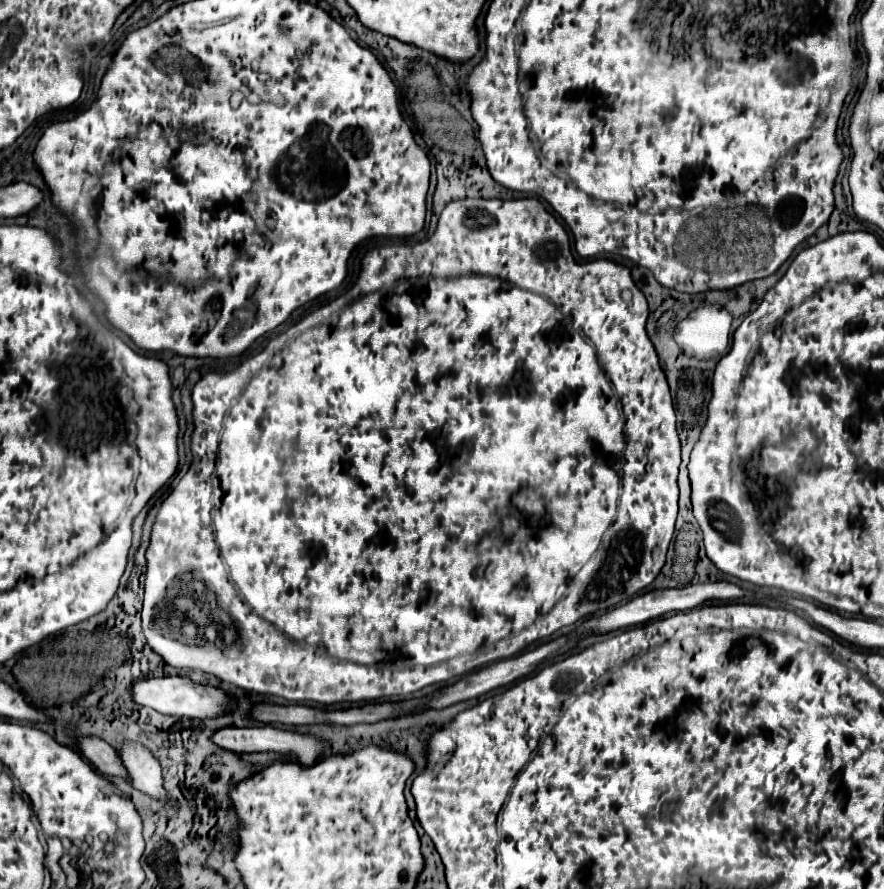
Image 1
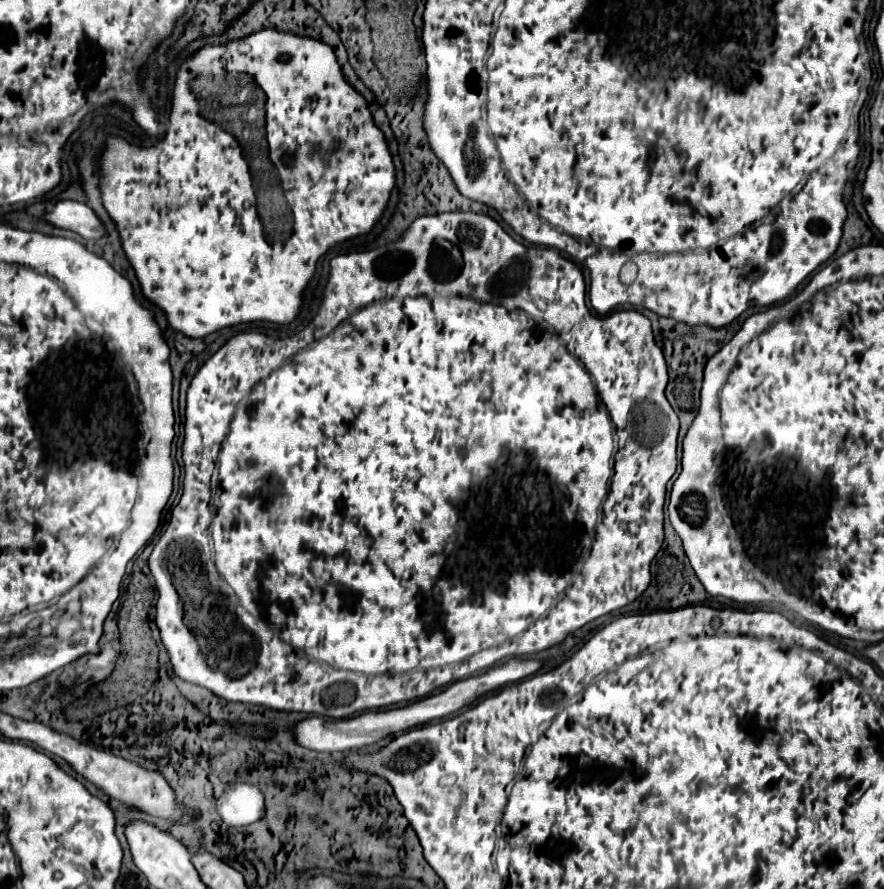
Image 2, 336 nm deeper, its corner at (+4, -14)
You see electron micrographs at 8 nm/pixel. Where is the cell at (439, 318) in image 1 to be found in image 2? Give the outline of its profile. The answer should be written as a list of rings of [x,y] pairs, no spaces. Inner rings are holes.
[[[438,213],[438,215],[424,215],[418,217],[410,229],[404,233],[404,237],[388,247],[364,251],[364,253],[348,253],[338,255],[330,261],[330,279],[324,291],[324,301],[318,311],[318,315],[312,319],[310,327],[306,327],[302,333],[288,338],[273,338],[260,333],[243,332],[228,339],[216,355],[212,355],[204,367],[194,375],[190,387],[188,387],[188,405],[186,405],[186,425],[184,425],[184,445],[182,445],[182,457],[184,457],[184,493],[180,497],[180,503],[172,509],[170,523],[166,531],[160,535],[158,543],[154,545],[152,555],[148,557],[148,567],[150,573],[156,581],[158,589],[158,603],[156,603],[156,625],[160,629],[160,639],[162,645],[166,647],[170,655],[170,663],[174,667],[174,673],[188,683],[206,687],[214,695],[232,701],[232,703],[252,703],[252,705],[262,705],[278,711],[300,711],[300,713],[310,713],[310,715],[324,715],[332,719],[348,717],[364,709],[376,709],[376,707],[388,707],[394,703],[408,703],[416,701],[416,697],[426,697],[454,681],[466,679],[479,673],[489,670],[507,659],[513,657],[525,657],[544,651],[560,641],[564,637],[586,623],[616,611],[620,607],[626,607],[628,603],[636,601],[646,587],[650,585],[650,563],[656,557],[656,553],[662,549],[664,543],[664,497],[666,497],[666,483],[670,477],[676,473],[676,439],[678,439],[678,415],[674,413],[672,405],[668,403],[664,389],[668,383],[668,371],[666,371],[666,361],[660,351],[660,347],[654,343],[652,337],[652,325],[650,319],[644,317],[642,313],[630,309],[630,311],[616,311],[612,315],[596,315],[586,307],[584,299],[584,275],[580,267],[568,259],[564,259],[558,251],[548,249],[548,247],[526,247],[518,243],[508,231],[492,217],[482,215],[482,213]],[[612,439],[618,439],[618,453],[614,457],[614,473],[610,469],[610,457],[612,457]],[[218,465],[218,481],[216,487],[212,487],[212,475]],[[588,533],[594,537],[592,549],[590,549],[590,565],[582,565],[580,579],[576,579],[576,549],[580,547],[578,535]],[[556,573],[570,573],[574,575],[572,587],[564,591],[564,599],[556,601],[556,587],[554,587],[554,575]],[[224,585],[230,585],[234,591],[238,603],[248,611],[254,619],[258,619],[256,625],[248,625],[240,619],[216,619],[214,605],[218,607],[220,615],[224,611],[232,611],[234,605],[230,605],[224,597]]]

